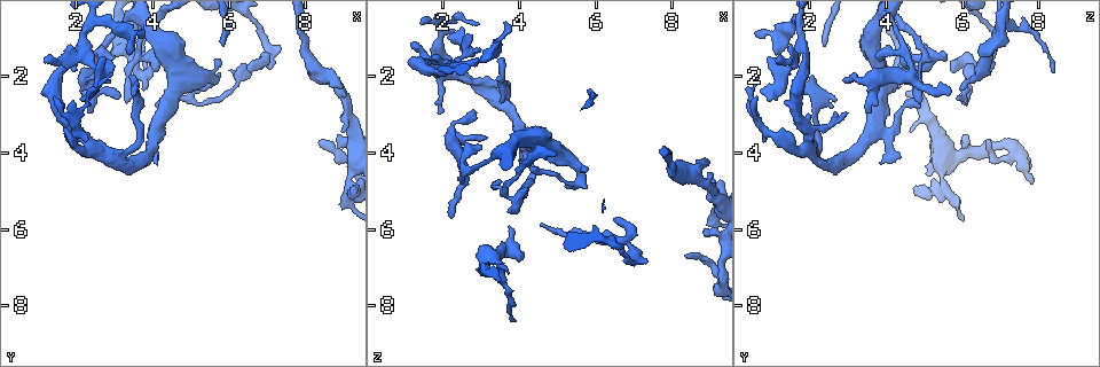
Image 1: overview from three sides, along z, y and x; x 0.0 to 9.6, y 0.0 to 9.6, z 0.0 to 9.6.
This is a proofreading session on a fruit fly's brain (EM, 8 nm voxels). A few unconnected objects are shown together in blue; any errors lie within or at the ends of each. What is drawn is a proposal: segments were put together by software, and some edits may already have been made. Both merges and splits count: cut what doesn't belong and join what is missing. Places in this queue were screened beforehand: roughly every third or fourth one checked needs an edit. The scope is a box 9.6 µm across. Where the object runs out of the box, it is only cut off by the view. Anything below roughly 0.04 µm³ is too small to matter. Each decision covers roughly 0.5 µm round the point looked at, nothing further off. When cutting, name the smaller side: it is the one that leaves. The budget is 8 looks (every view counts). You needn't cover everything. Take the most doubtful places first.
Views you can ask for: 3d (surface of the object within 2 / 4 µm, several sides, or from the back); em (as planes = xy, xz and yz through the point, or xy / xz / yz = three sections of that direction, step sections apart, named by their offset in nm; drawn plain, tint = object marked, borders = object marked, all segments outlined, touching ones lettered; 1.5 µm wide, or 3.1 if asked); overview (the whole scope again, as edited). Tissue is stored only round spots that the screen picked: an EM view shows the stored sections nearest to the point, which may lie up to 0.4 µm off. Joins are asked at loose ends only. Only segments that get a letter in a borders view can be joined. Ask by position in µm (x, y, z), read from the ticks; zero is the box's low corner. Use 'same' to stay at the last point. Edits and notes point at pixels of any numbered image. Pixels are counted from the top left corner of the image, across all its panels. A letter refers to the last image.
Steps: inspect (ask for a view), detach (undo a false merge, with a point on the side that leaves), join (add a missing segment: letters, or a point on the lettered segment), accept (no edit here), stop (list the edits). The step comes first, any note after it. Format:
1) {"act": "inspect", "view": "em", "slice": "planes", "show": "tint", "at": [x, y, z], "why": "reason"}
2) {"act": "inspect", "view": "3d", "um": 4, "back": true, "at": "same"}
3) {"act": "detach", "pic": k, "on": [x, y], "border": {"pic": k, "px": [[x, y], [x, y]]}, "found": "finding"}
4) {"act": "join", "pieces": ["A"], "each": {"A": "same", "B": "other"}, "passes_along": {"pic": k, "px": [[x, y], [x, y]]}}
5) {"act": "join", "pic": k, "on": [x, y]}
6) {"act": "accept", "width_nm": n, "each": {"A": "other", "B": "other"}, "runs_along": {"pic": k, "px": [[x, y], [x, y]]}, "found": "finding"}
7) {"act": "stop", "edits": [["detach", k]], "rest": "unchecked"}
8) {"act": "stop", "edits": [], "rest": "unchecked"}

{"act": "inspect", "view": "3d", "um": 4, "at": [9.10, 3.45, 4.65], "why": "free end"}

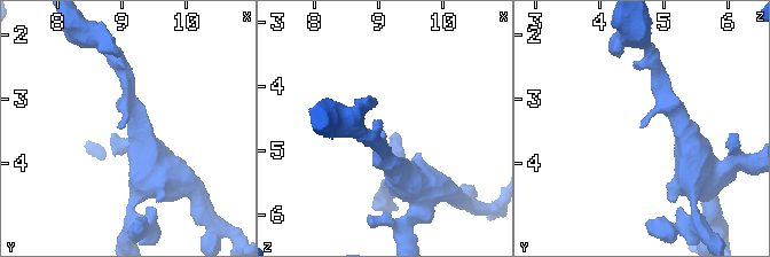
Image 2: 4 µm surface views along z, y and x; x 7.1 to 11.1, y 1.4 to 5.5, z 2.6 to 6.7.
{"act": "inspect", "view": "em", "slice": "xy", "step": 8, "show": "borders", "at": [9.05, 3.45, 4.65]}

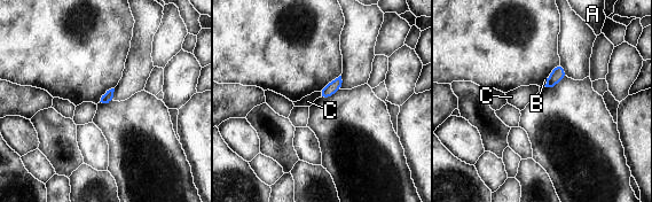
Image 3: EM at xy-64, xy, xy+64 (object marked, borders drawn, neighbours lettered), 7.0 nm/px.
{"act": "accept", "each": {"A": "other", "B": "other", "C": "other"}, "border": {"pic": 3, "px": [[319, 92], [320, 96]]}, "found": "no lettered segment goes on from it"}

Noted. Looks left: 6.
{"act": "inspect", "view": "em", "slice": "yz", "step": 8, "show": "borders", "at": [2.50, 1.75, 4.60], "why": "sharp bend"}

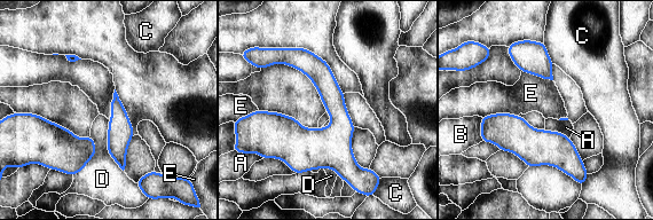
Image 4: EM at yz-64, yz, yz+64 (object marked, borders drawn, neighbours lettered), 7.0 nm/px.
{"act": "accept", "width_nm": 20, "each": {"A": "other", "B": "other", "C": "other", "D": "other", "E": "other"}, "runs_along": {"pic": 4, "px": [[259, 116], [359, 171]]}, "found": "continuous, no second neuron"}

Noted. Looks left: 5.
{"act": "inspect", "view": "em", "slice": "yz", "step": 4, "show": "borders", "at": [4.35, 1.50, 4.60], "why": "abrupt turn"}

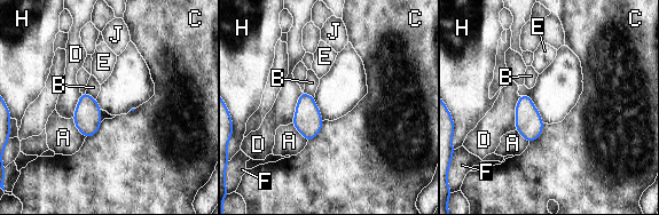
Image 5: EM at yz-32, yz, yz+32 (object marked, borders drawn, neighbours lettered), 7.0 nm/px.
{"act": "accept", "each": {"A": "other", "B": "other", "C": "other", "D": "other", "E": "other", "F": "other", "H": "other", "J": "other"}, "border": {"pic": 5, "px": [[520, 94], [531, 98], [543, 122]]}, "found": "all the same neuron"}

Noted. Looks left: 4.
{"act": "stop", "edits": [], "rest": "unchecked"}

